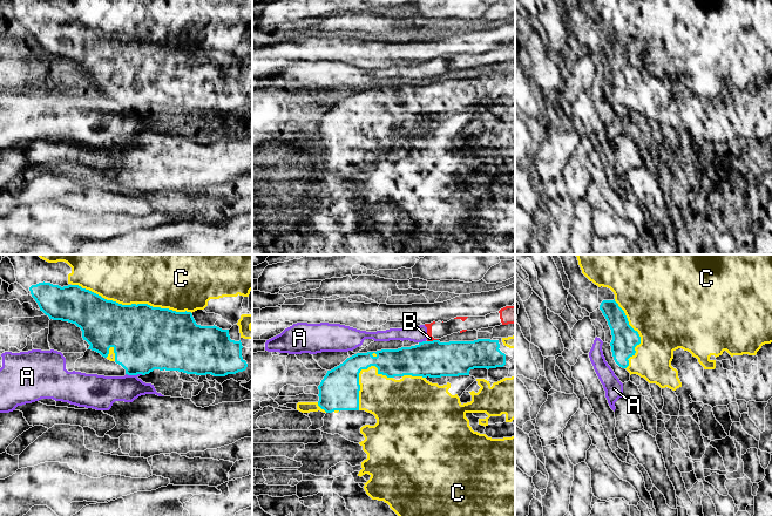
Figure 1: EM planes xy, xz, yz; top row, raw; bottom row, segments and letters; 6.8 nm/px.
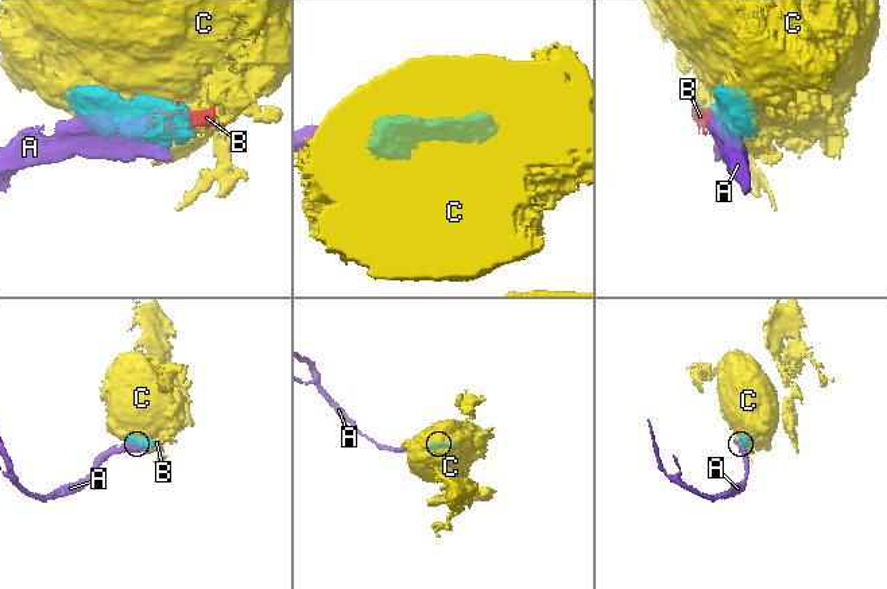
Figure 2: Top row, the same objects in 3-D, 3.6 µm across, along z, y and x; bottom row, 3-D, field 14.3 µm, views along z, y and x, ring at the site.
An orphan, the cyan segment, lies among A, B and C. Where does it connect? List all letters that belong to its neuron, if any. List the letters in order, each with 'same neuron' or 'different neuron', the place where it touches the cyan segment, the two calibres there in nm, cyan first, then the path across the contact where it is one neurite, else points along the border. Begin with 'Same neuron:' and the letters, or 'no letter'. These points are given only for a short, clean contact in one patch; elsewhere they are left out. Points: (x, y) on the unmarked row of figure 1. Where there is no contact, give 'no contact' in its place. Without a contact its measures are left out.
Same neuron: C
A: different neuron; contact xy (134, 111); calibres 440 and 220 nm; border xy (126, 110), (142, 111)
B: different neuron; contact xz (433, 77); calibres 260 and 50 nm; border xz (438, 76), (427, 79)
C: same neuron; contact xy (131, 41); calibres 440 and 300 nm

